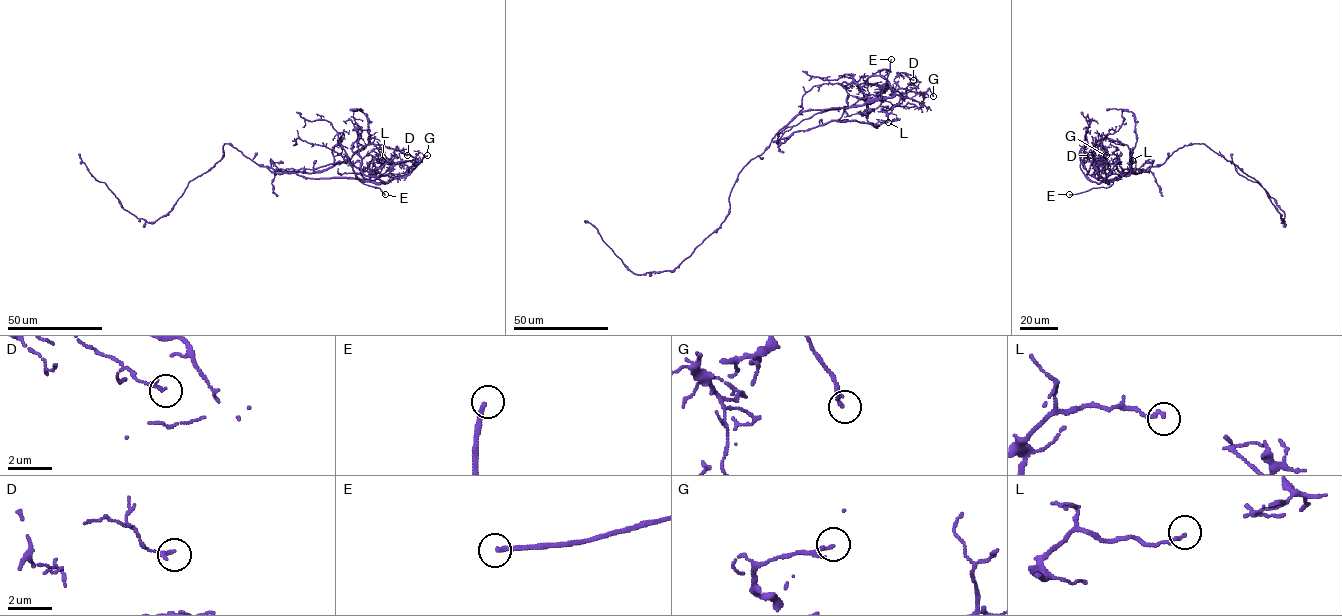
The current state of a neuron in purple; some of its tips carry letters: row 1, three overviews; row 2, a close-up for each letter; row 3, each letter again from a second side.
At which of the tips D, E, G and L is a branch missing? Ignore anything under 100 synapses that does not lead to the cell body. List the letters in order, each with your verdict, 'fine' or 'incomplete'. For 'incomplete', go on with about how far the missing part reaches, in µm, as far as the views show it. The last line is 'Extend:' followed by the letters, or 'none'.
D: fine
E: incomplete; missing 10 µm
G: fine
L: fine
Extend: E

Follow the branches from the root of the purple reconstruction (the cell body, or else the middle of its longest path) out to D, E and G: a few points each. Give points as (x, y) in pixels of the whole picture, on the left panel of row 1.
D: (237, 149), (276, 173), (373, 182), (392, 180), (388, 174), (402, 160), (399, 153), (407, 155)
E: (237, 149), (273, 172), (296, 173), (308, 178), (357, 178), (379, 188), (385, 194)
G: (237, 149), (276, 173), (373, 182), (403, 177), (416, 161), (427, 155)

